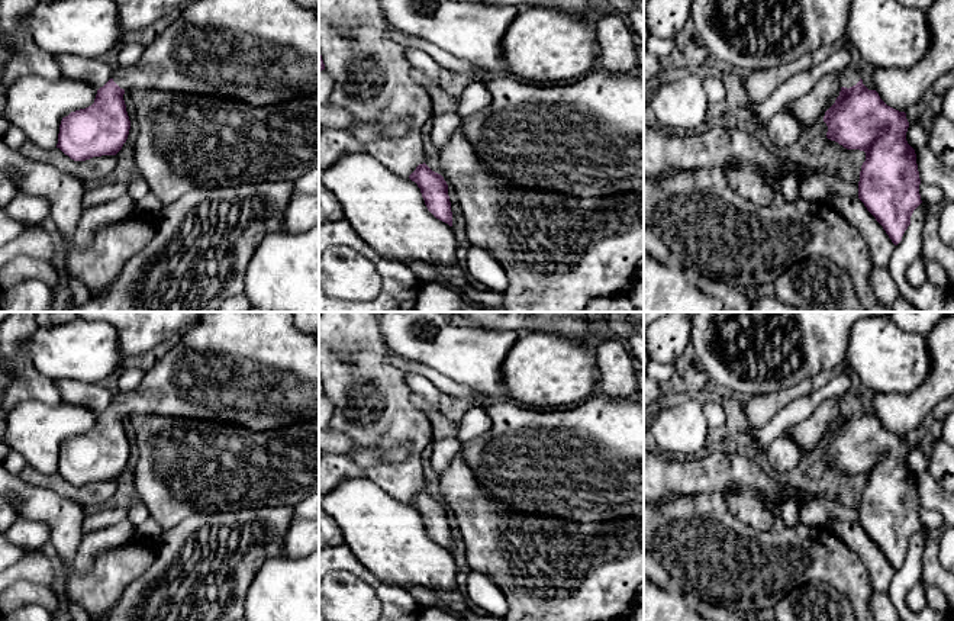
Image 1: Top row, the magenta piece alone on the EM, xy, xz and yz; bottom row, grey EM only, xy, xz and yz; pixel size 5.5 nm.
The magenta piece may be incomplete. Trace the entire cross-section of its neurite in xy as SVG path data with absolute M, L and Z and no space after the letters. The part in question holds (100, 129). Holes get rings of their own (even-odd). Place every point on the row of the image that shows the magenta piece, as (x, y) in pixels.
M194 0L181 13L177 26L167 29L145 46L133 64L113 73L97 90L94 103L62 118L59 148L74 161L116 155L128 139L130 120L123 94L129 90L159 90L223 96L251 106L270 106L297 97L319 96L319 16L296 0Z

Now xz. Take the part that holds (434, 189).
M425 163L419 164L409 176L420 189L428 210L439 221L452 226L448 184L444 177L432 171Z

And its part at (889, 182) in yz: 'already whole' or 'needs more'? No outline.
needs more

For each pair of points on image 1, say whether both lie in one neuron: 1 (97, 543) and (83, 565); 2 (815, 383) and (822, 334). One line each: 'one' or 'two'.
1: one
2: two

